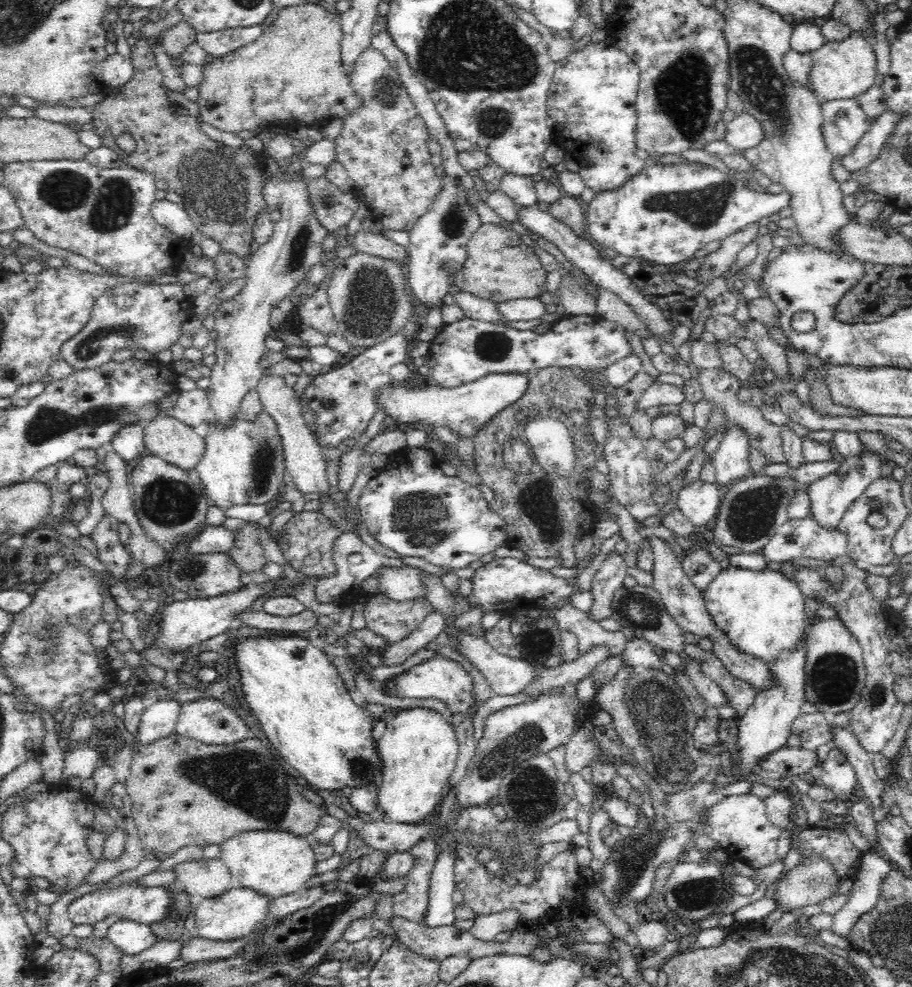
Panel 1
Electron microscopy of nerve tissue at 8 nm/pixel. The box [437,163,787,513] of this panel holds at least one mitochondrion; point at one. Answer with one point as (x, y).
(703, 207)

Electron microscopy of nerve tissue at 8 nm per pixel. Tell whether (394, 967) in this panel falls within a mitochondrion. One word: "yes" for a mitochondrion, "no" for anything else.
yes

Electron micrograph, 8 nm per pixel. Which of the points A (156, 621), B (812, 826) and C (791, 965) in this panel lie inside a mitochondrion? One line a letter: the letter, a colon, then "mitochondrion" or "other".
A: other
B: other
C: mitochondrion

